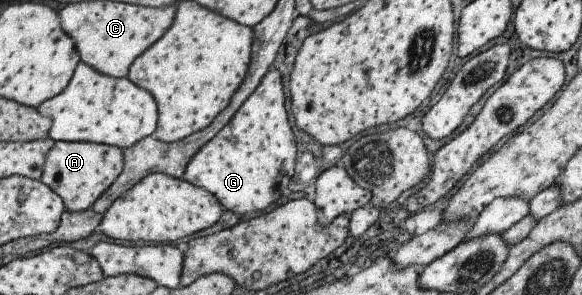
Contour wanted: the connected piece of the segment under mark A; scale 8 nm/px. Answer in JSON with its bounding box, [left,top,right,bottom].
[40,141,124,212]

